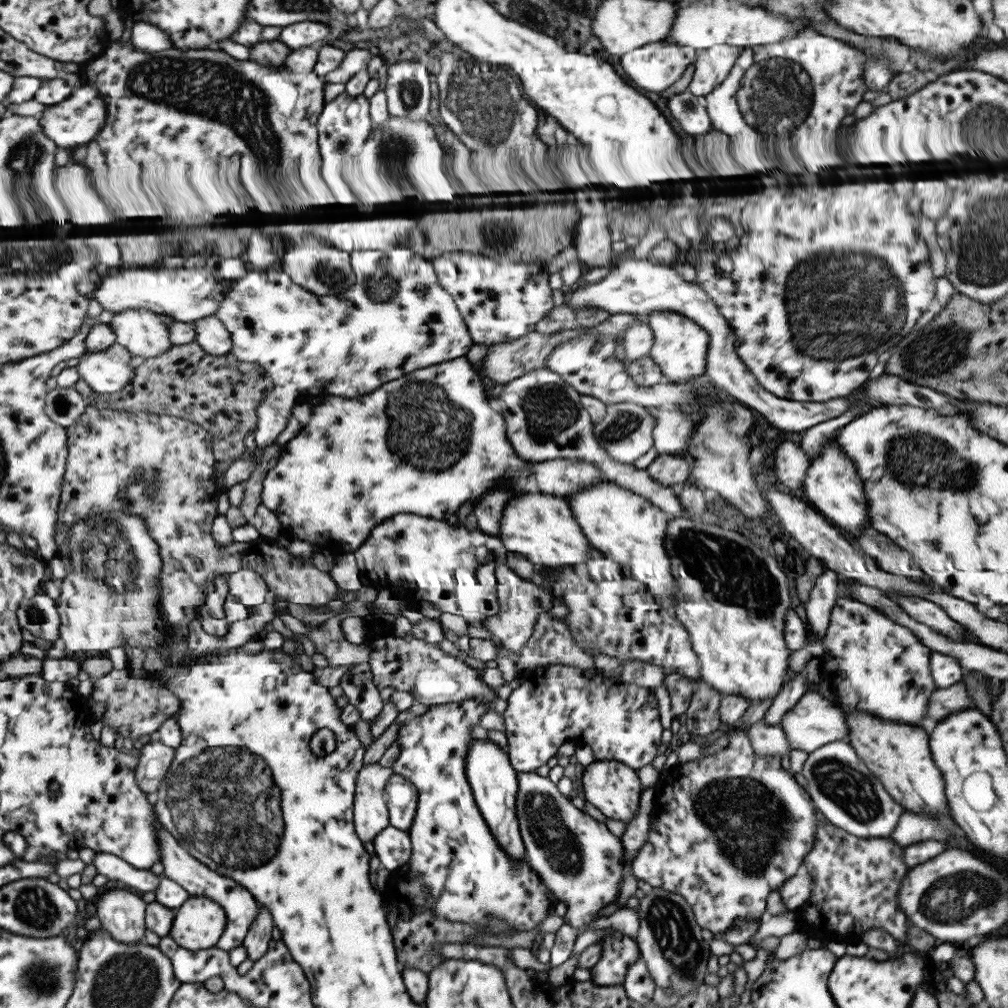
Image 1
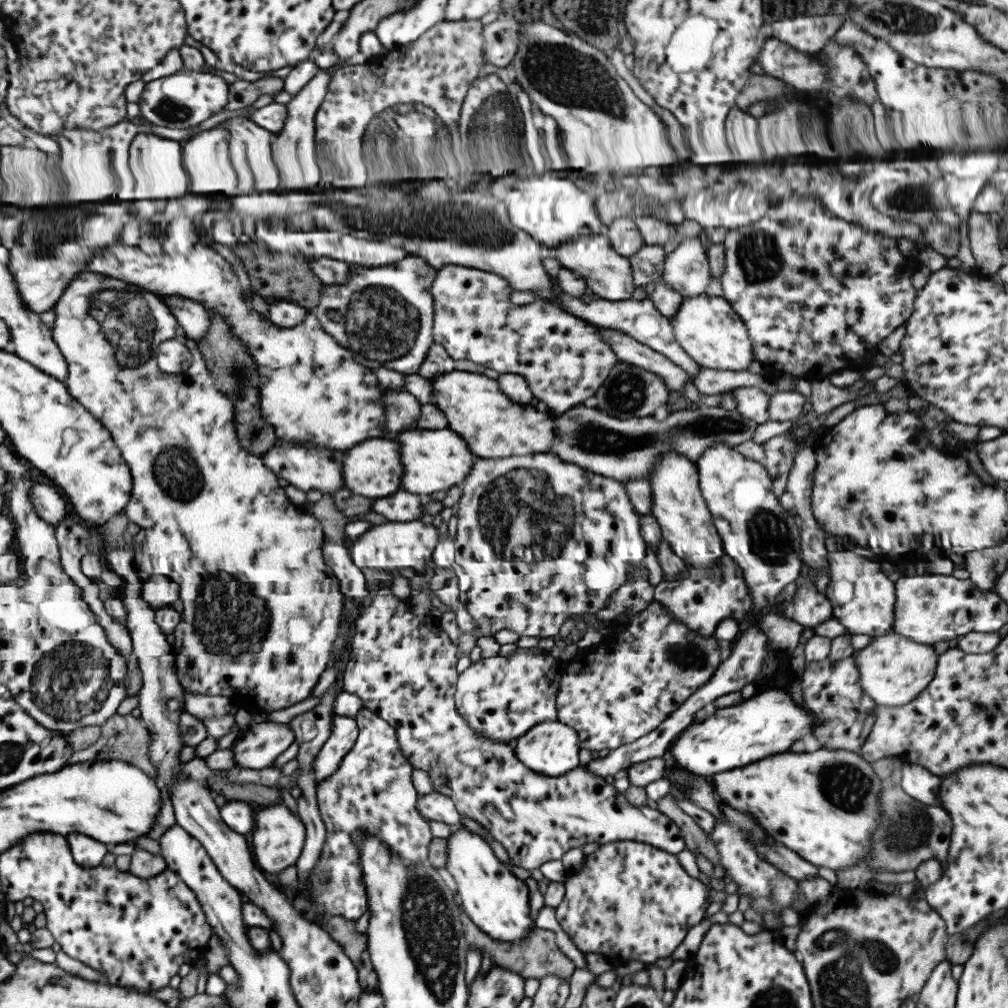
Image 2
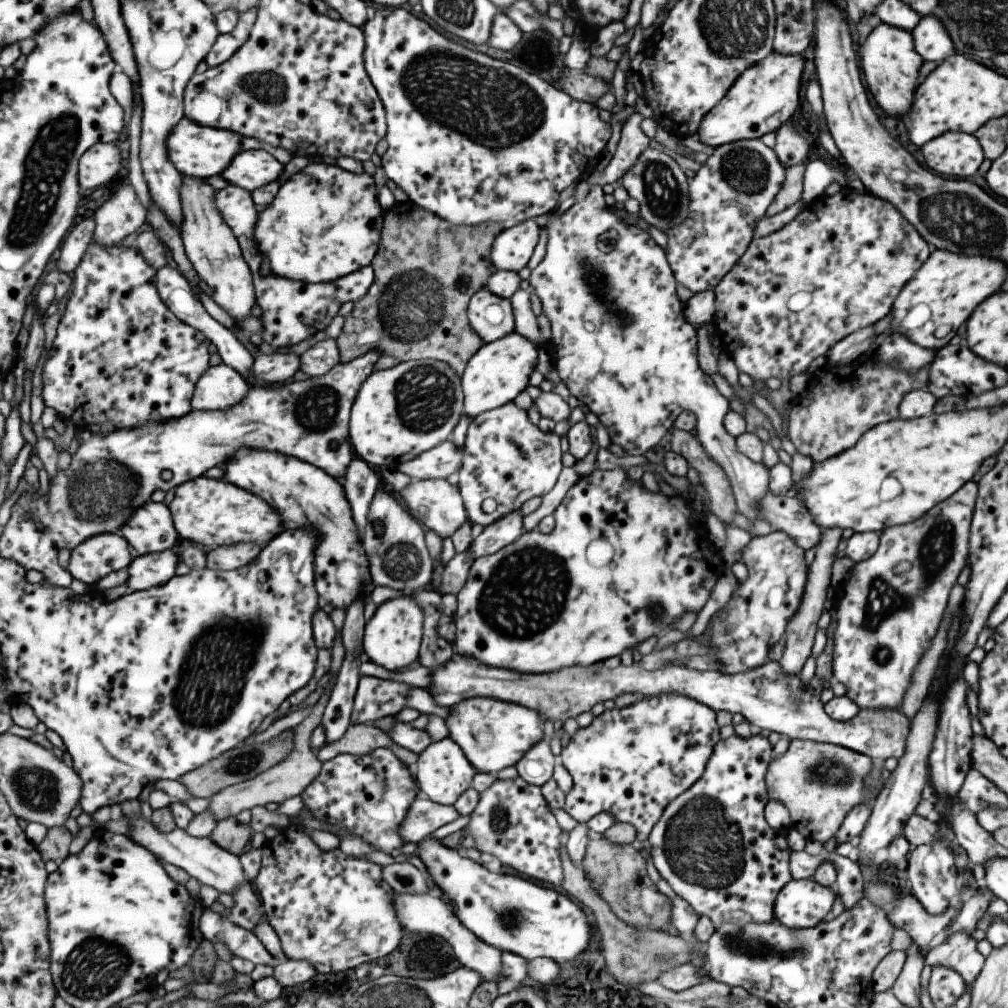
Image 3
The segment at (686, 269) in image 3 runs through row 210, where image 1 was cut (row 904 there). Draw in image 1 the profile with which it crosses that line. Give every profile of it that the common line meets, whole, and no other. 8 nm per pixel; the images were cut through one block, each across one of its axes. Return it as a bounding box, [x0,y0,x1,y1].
[631,732,816,935]

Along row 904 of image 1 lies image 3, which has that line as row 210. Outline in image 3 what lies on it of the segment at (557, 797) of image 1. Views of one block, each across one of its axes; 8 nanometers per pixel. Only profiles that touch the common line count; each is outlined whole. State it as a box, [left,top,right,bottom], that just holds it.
[528,184,768,520]

